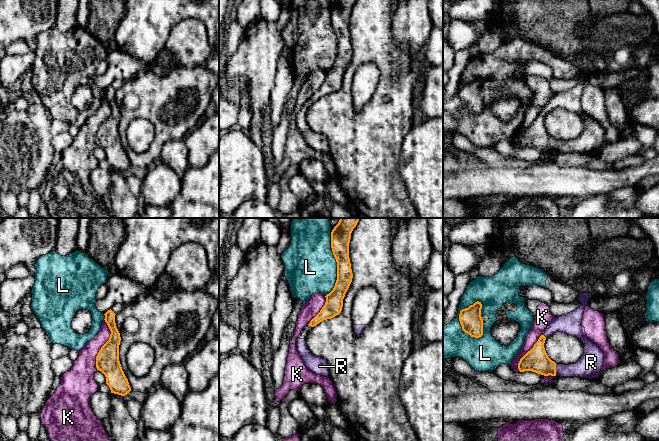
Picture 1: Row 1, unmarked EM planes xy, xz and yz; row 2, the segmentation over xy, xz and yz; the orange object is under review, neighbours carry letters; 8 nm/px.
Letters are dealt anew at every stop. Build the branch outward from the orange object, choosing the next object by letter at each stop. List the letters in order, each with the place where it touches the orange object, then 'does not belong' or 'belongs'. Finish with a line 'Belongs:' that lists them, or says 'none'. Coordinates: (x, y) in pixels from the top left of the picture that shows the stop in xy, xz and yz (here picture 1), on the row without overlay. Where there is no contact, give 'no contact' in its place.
K: meets orange in xy at (104, 120); does not belong
L: meets orange in yz at (459, 94); does not belong
R: meets orange in yz at (555, 145); belongs
Belongs: R

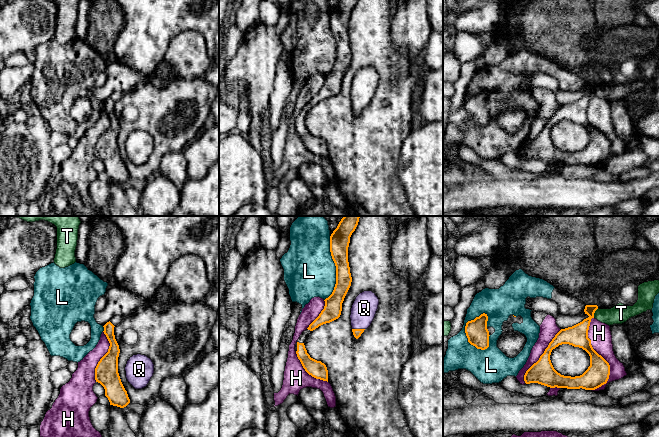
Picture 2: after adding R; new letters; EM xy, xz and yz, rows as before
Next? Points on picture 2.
H: meets orange in yz at (601, 132); does not belong
L: meets orange in yz at (465, 106); does not belong
Q: meets orange in xz at (358, 105); belongs
T: meets orange in yz at (594, 88); does not belong
Belongs: Q

